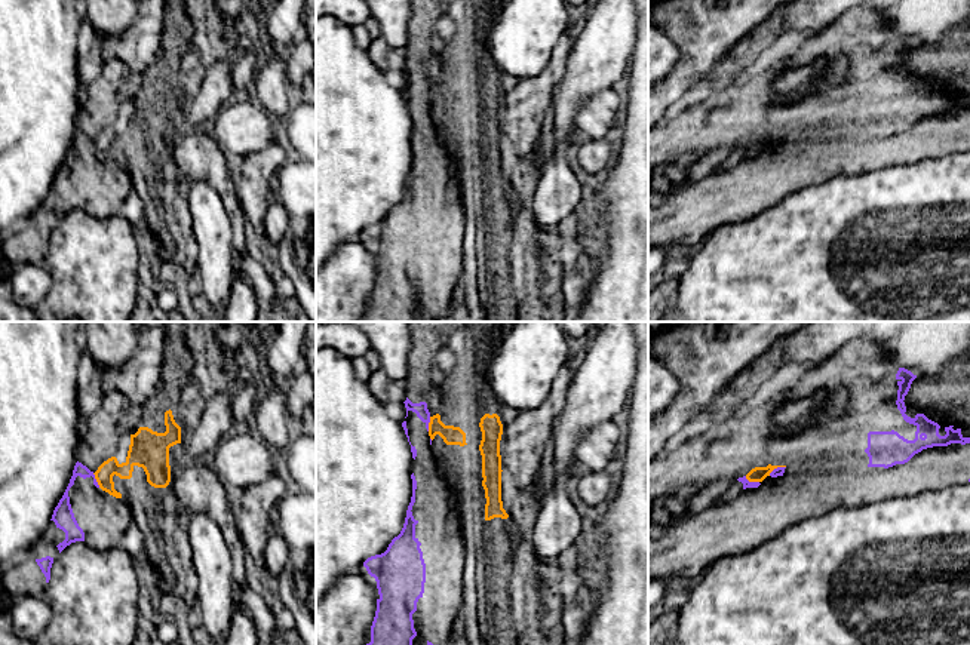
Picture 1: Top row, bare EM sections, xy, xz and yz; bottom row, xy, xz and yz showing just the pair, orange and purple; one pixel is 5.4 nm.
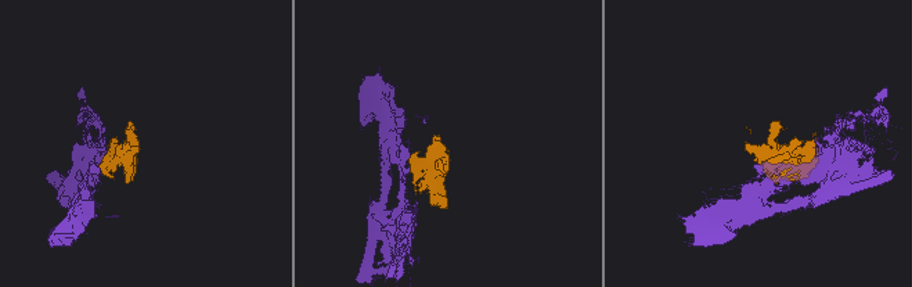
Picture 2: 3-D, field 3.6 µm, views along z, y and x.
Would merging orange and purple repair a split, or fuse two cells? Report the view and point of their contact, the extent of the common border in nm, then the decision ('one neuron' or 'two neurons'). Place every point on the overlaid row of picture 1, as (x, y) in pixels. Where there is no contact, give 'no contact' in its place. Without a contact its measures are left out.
meets orange in yz at (752, 481); contact 90 nm long; two neurons

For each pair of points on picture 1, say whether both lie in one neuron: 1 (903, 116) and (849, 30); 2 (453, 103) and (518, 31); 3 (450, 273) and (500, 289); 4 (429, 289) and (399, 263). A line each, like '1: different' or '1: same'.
1: same
2: different
3: different
4: same

